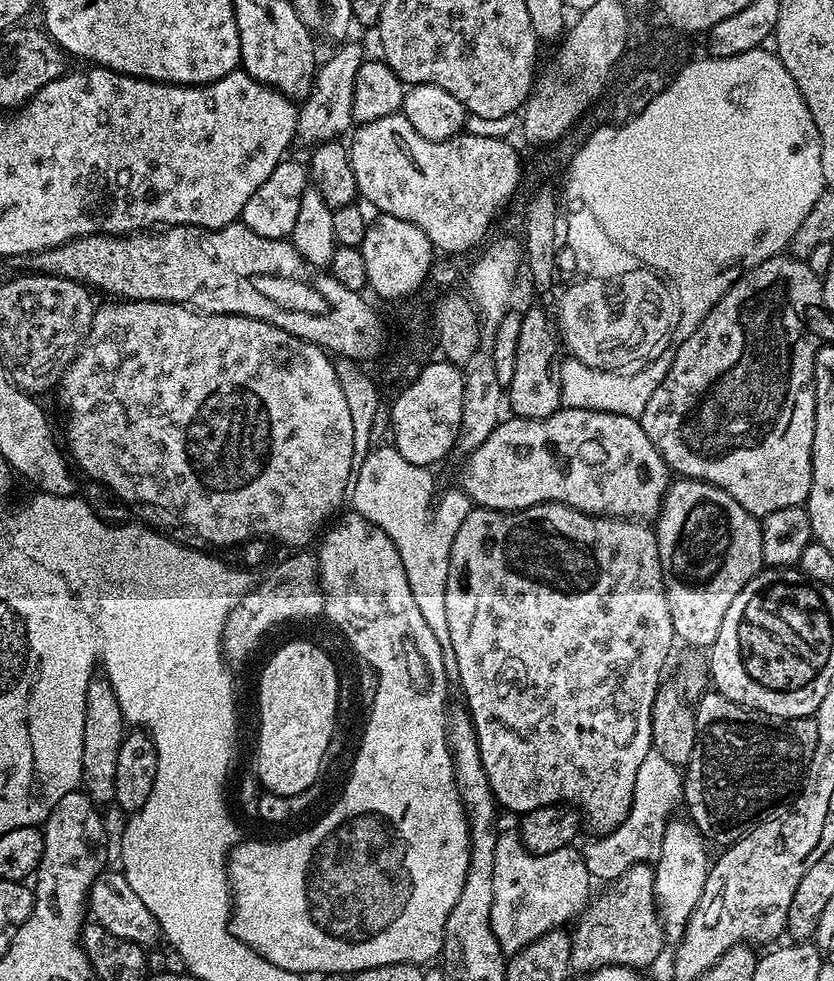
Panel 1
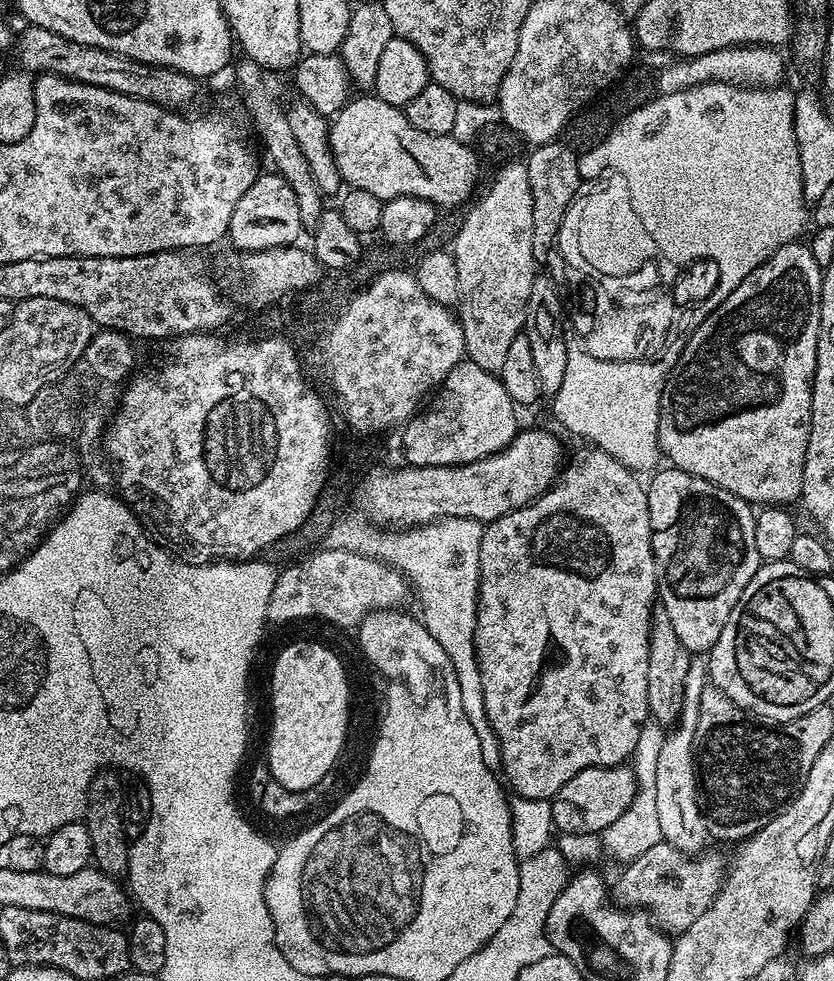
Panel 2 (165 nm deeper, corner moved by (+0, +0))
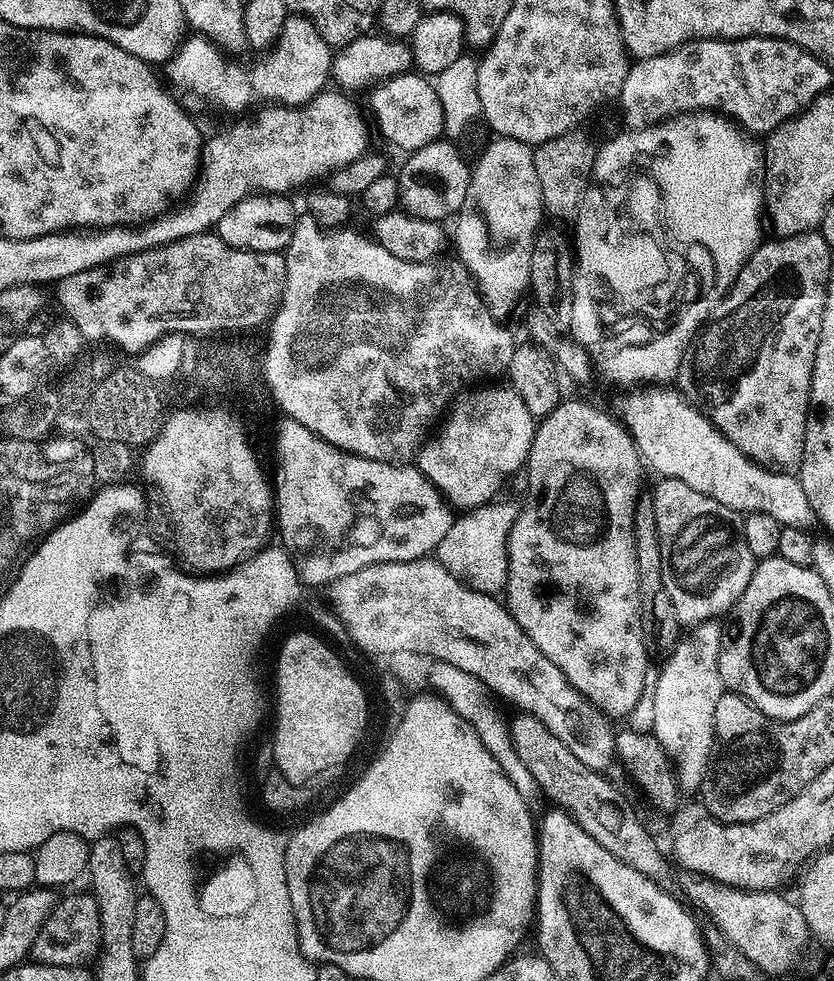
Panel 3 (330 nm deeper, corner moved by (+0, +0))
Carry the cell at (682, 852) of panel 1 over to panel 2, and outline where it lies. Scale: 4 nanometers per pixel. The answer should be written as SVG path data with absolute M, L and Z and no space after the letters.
M700 658L693 659L686 674L684 705L680 711L680 719L665 735L658 755L656 826L663 843L674 846L685 854L699 853L705 847L704 840L709 839L704 825L702 804L698 799L698 769L694 763L694 741L700 717L700 699L705 687L705 661Z

